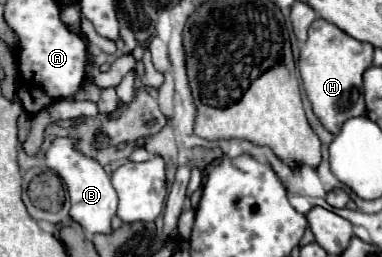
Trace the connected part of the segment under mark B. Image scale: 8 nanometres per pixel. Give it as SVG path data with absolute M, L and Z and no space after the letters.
M57 137L45 151L45 165L53 169L65 183L71 201L71 219L75 219L85 231L111 233L111 219L117 211L117 193L111 185L111 177L105 173L101 163L75 149L75 139Z

